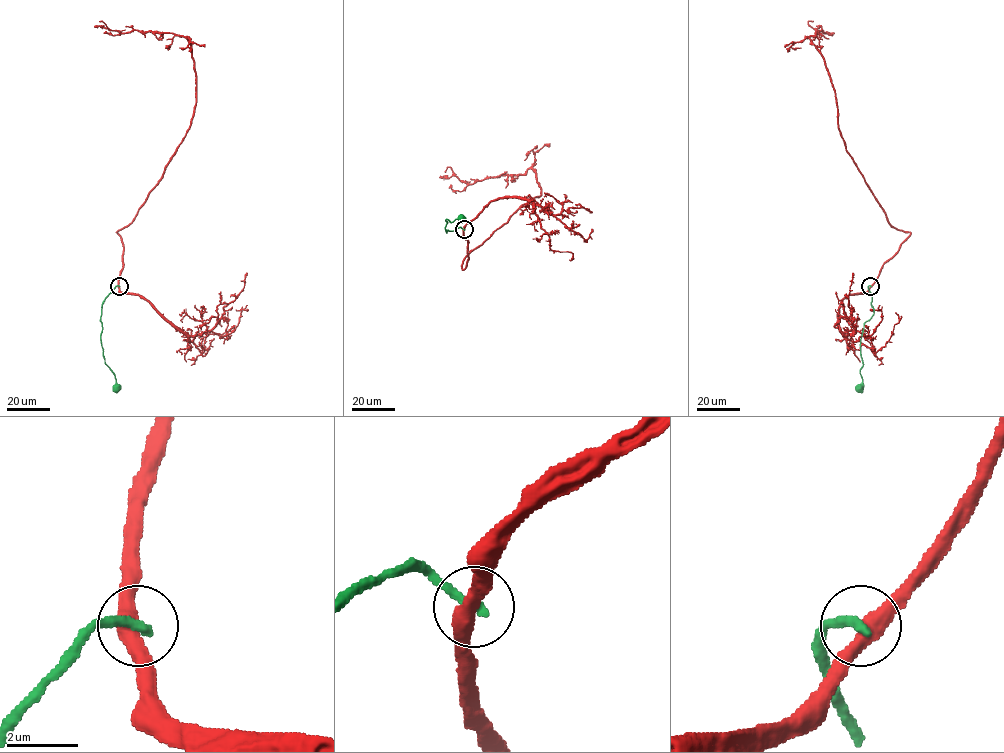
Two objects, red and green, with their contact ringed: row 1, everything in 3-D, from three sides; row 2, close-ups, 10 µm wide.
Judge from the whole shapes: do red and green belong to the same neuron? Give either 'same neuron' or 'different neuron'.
different neuron

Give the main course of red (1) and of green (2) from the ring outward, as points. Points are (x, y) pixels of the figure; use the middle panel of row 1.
1: (463, 229), (463, 269), (468, 254), (540, 195), (536, 173), (530, 169), (466, 184), (450, 167), (444, 172)
2: (464, 229), (445, 231), (446, 219), (460, 221), (461, 218)

